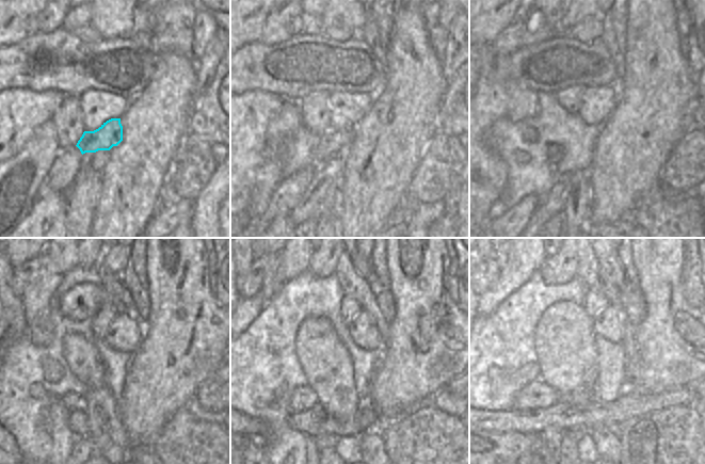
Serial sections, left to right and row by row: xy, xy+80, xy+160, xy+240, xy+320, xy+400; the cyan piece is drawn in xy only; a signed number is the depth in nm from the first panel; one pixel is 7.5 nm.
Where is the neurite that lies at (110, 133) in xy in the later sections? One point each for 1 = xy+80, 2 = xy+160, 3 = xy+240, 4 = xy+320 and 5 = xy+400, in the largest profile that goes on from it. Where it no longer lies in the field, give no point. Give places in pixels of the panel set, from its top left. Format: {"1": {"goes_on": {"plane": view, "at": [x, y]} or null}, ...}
{"1": {"goes_on": {"plane": "xy+80", "at": [332, 142]}}, "2": {"goes_on": {"plane": "xy+160", "at": [555, 153]}}, "3": {"goes_on": {"plane": "xy+240", "at": [70, 400]}}, "4": {"goes_on": {"plane": "xy+320", "at": [303, 398]}}, "5": {"goes_on": {"plane": "xy+400", "at": [537, 394]}}}

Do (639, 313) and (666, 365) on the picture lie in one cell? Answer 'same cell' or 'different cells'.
different cells

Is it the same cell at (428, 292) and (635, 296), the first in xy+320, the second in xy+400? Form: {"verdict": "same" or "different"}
{"verdict": "different"}

